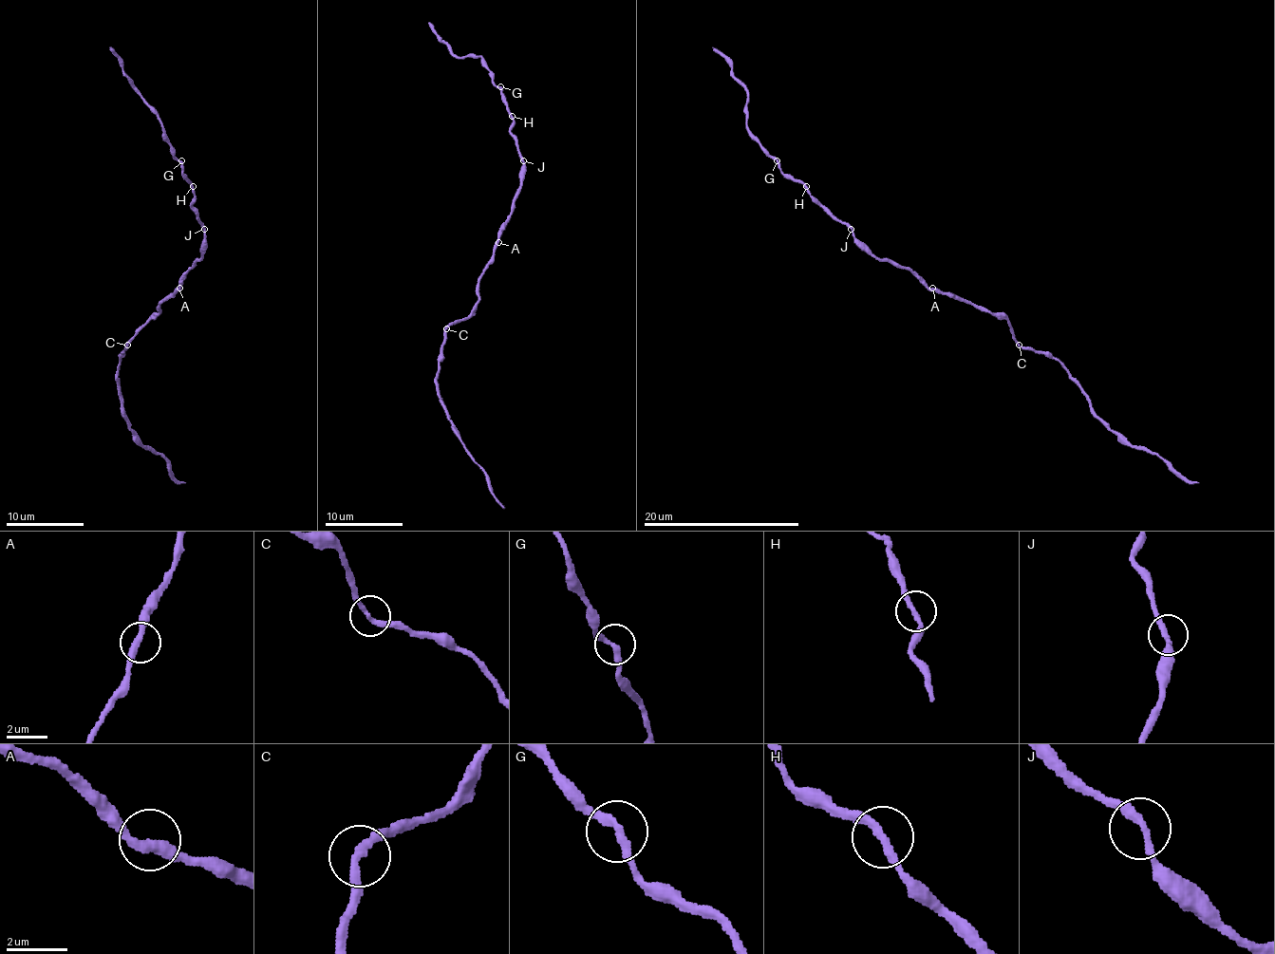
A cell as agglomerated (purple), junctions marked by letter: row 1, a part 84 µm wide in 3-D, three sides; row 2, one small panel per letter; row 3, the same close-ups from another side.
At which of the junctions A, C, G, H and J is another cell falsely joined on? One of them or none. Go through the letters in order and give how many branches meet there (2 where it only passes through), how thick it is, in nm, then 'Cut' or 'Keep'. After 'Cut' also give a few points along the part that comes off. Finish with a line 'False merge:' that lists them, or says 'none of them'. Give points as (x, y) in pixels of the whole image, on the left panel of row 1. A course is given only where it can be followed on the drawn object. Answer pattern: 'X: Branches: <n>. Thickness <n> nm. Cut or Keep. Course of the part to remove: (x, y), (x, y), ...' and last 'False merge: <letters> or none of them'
A: Branches: 2. Thickness 360 nm. Keep
C: Branches: 2. Thickness 280 nm. Keep
G: Branches: 2. Thickness 260 nm. Keep
H: Branches: 2. Thickness 260 nm. Keep
J: Branches: 2. Thickness 260 nm. Keep
False merge: none of them

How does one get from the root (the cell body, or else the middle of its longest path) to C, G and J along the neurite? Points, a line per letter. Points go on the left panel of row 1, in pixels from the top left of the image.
C: (175, 289), (159, 306), (159, 311), (126, 345)
G: (175, 289), (200, 258), (204, 237), (198, 214), (191, 206), (195, 190), (183, 173), (181, 160)
J: (175, 289), (179, 288), (181, 278), (200, 258), (204, 229)

